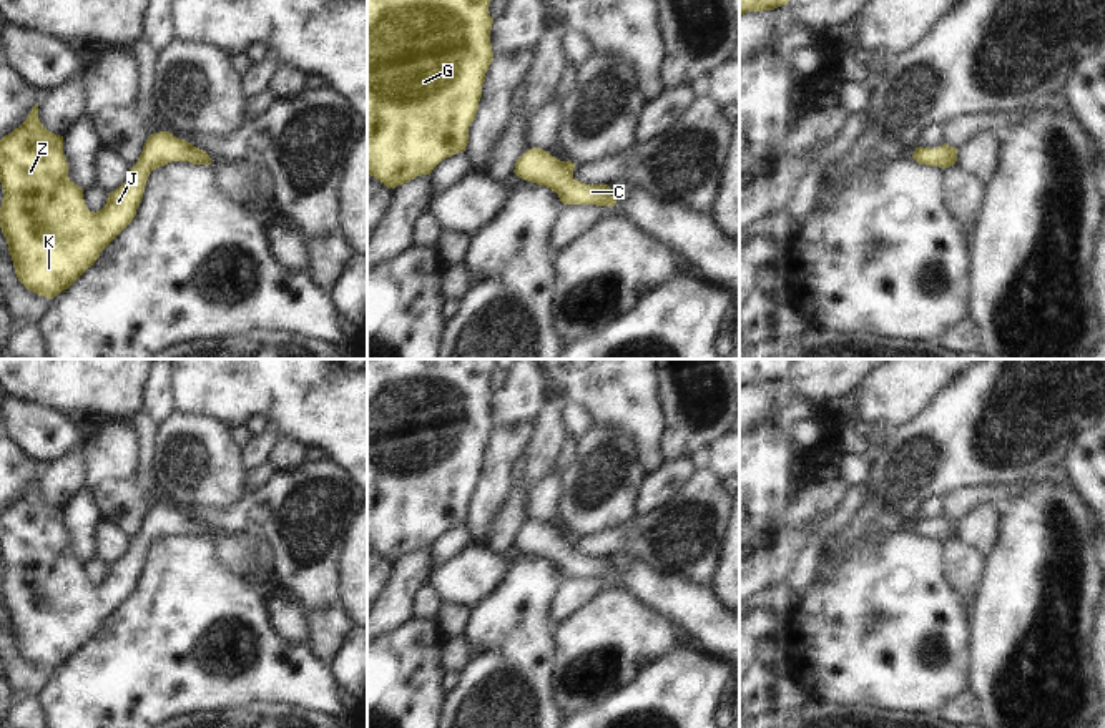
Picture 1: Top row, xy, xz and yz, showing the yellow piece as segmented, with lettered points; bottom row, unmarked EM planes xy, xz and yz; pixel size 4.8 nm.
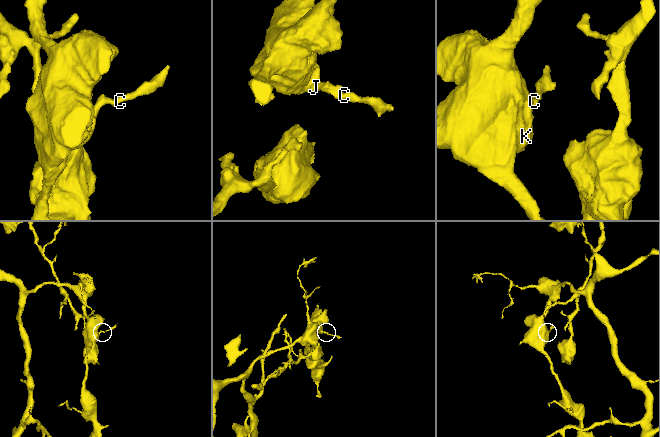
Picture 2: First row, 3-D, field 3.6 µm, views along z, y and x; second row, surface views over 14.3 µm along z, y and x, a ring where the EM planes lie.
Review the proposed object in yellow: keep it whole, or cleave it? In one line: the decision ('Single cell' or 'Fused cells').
Single cell

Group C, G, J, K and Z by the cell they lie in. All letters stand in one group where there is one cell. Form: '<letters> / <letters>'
C G J K Z

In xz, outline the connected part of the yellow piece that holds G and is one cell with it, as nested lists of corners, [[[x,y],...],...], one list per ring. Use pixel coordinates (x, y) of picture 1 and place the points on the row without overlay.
[[[367,359],[367,545],[387,560],[404,557],[415,548],[430,547],[445,530],[465,524],[469,499],[475,492],[485,445],[494,432],[490,402],[494,391],[489,377],[494,359]]]

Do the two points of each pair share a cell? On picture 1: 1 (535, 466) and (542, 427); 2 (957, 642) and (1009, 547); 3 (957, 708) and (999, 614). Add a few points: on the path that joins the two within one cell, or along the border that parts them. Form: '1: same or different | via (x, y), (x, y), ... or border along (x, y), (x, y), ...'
1: same | via (540, 456), (542, 437)
2: different | border along (969, 604), (971, 659)
3: different | border along (967, 688), (976, 695), (979, 707)

